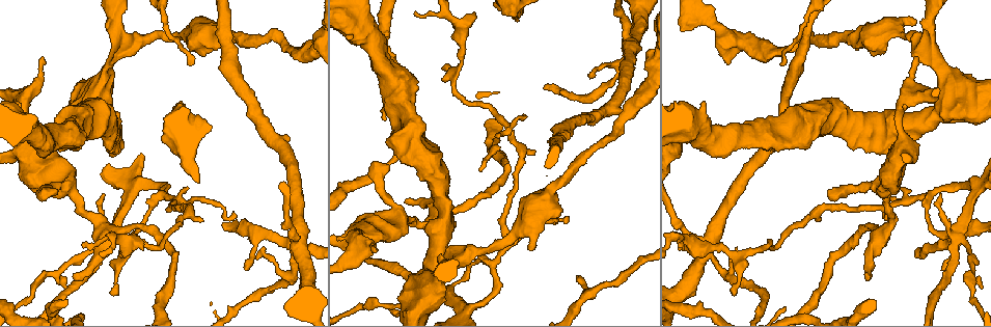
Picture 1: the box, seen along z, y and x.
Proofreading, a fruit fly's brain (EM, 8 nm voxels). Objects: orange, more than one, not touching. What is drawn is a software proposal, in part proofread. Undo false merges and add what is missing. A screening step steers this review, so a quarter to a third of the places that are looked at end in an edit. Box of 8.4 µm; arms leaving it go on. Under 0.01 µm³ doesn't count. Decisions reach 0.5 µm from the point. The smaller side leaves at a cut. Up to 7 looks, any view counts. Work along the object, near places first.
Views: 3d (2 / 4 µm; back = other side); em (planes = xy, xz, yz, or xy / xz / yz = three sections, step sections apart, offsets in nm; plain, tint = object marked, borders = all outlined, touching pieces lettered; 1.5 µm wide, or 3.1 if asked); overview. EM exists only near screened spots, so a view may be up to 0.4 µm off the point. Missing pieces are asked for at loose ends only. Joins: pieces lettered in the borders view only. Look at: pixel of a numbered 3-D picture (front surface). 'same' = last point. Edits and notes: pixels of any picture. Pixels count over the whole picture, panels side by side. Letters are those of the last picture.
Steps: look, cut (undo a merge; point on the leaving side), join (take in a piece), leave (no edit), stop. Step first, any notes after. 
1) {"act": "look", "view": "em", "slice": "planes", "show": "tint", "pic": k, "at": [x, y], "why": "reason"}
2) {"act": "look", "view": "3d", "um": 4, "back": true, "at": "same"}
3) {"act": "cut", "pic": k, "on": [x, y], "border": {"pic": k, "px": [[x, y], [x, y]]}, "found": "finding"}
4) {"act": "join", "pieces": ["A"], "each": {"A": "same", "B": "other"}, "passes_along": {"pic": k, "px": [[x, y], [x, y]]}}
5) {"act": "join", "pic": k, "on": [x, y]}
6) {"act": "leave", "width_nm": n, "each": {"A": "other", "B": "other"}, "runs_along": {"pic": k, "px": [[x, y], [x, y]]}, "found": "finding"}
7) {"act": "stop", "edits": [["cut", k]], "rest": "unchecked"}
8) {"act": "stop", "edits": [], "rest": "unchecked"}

{"act": "look", "view": "em", "slice": "planes", "show": "borders", "pic": 1, "at": [828, 195], "why": "free end"}

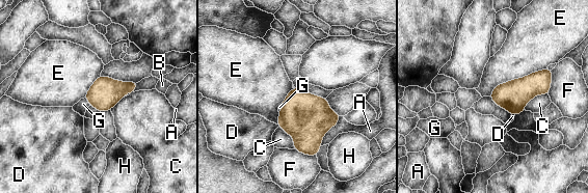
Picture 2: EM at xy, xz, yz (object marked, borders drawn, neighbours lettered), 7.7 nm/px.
{"act": "leave", "each": {"A": "other", "B": "other", "C": "other", "D": "other", "E": "other", "F": "other", "G": "other", "H": "other"}, "border": {"pic": 2, "px": [[548, 69], [498, 84], [489, 95]]}, "found": "none of them fits"}

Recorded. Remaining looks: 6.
{"act": "look", "view": "3d", "um": 2, "pic": 1, "at": [530, 247], "why": "an open end"}

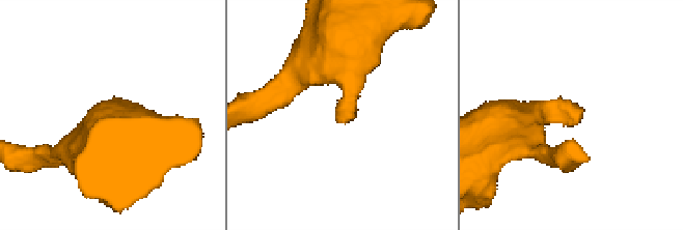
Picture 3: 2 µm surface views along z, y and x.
{"act": "look", "view": "em", "slice": "planes", "show": "tint", "pic": 3, "at": [581, 109]}

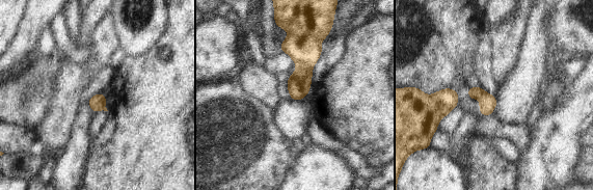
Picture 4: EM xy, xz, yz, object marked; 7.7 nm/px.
{"act": "look", "view": "em", "slice": "planes", "show": "borders", "at": "same", "why": "see the neighbours"}

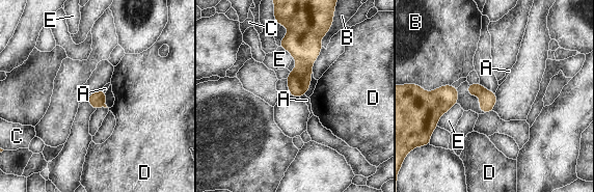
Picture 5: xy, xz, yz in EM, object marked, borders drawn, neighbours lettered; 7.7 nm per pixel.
{"act": "leave", "each": {"A": "other", "B": "other", "C": "other", "D": "other", "E": "other"}, "border": {"pic": 5, "px": [[303, 93], [299, 97]]}, "found": "no lettered piece goes on from it"}

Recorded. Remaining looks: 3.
{"act": "look", "view": "em", "slice": "planes", "show": "plain", "pic": 1, "at": [943, 267], "why": "thin end"}

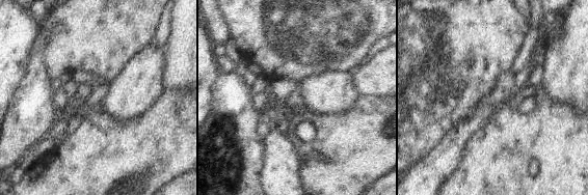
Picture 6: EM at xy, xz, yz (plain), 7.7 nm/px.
{"act": "look", "view": "em", "slice": "planes", "show": "borders", "at": "same"}

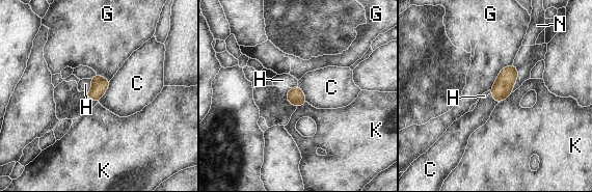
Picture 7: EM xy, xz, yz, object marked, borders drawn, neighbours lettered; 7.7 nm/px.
{"act": "leave", "longest_contact_nm": ["G", 260], "each": {"C": "other", "G": "other", "H": "other", "K": "other", "N": "other"}, "found": "no lettered piece goes on from it"}

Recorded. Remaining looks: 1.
{"act": "stop", "edits": [], "rest": "unchecked"}

